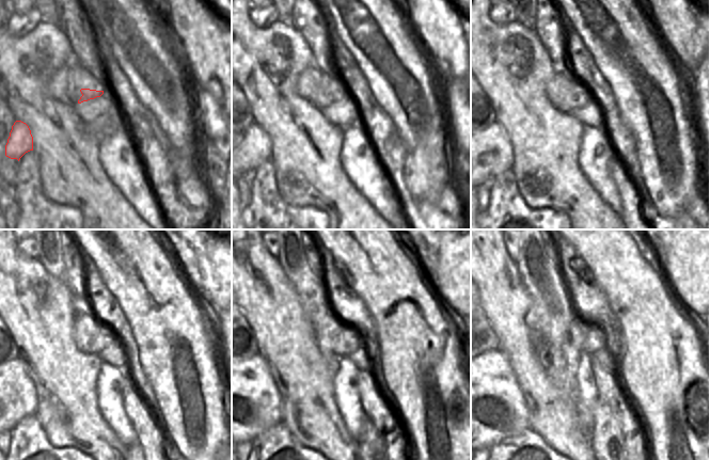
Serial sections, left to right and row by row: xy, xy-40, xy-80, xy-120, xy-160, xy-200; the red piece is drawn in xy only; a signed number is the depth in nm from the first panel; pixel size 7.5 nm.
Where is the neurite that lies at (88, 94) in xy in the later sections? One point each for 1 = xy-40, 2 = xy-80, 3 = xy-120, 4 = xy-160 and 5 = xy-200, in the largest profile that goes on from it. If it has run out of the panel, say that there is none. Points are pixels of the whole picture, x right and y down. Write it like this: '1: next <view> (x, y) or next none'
1: next xy-40 (328, 97)
2: next xy-80 (569, 100)
3: next xy-120 (94, 342)
4: next xy-160 (332, 343)
5: next xy-200 (576, 342)

